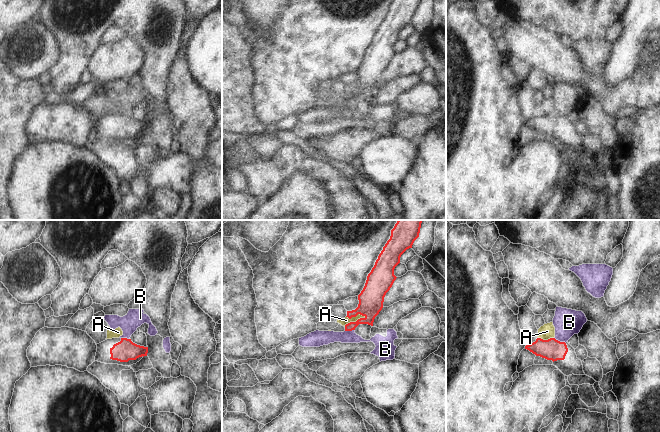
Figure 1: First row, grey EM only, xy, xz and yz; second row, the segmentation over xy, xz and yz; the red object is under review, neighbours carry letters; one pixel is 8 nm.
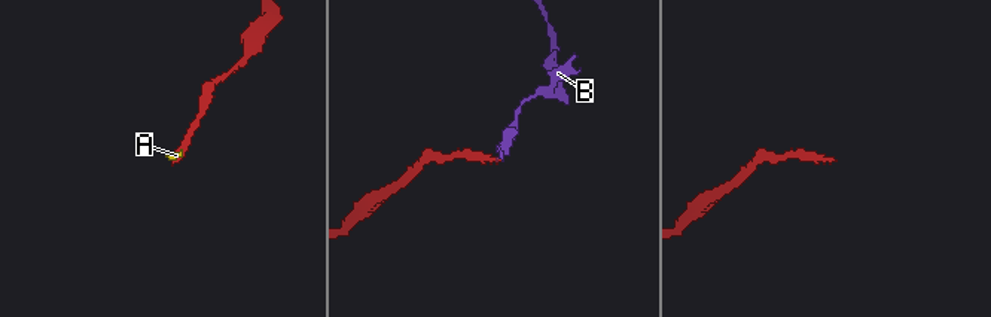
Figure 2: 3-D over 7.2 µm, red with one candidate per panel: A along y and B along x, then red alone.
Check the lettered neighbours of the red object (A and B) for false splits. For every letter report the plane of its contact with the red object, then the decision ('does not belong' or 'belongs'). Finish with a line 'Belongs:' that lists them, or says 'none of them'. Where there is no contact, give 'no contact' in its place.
A: xz | does not belong
B: yz | does not belong
Belongs: none of them

